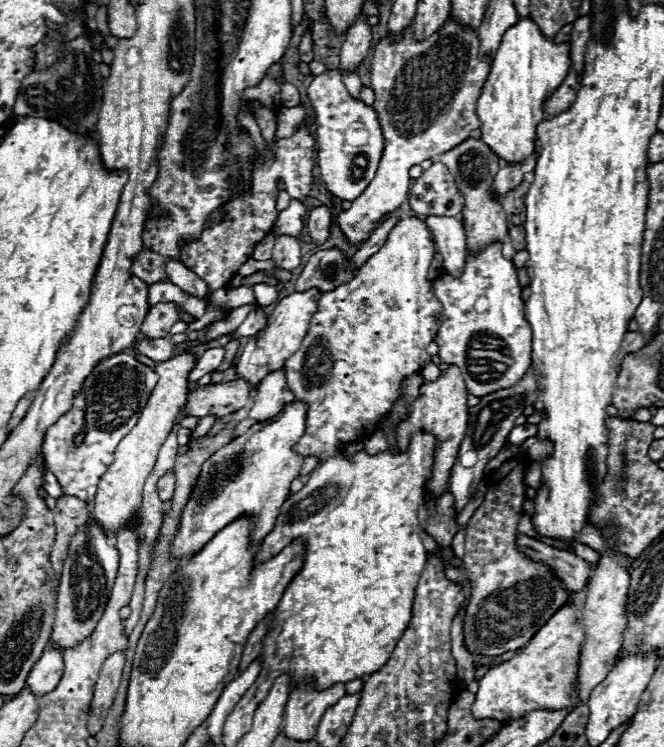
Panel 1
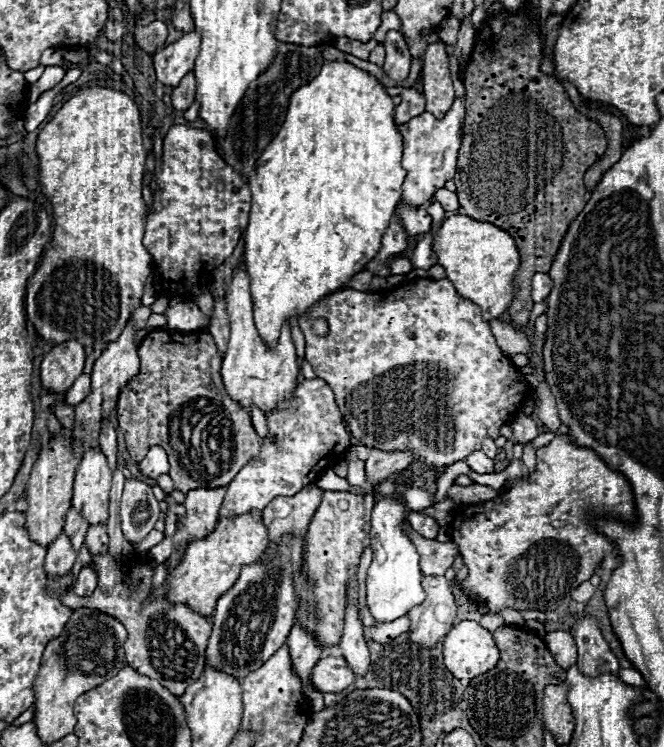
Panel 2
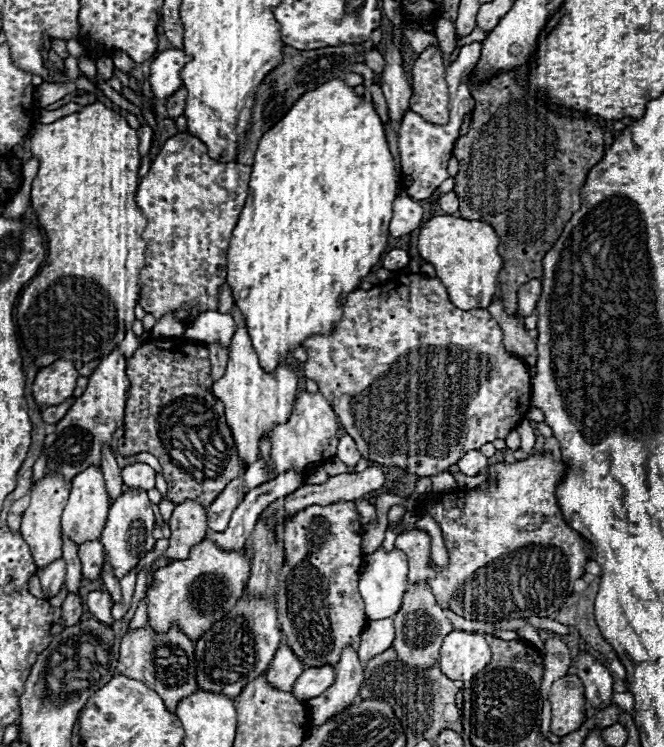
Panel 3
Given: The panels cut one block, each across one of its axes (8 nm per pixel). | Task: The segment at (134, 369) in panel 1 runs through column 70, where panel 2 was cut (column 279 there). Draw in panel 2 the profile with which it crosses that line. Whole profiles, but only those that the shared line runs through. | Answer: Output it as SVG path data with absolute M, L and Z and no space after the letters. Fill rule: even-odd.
M302 380L288 398L286 408L274 408L268 418L268 436L262 438L260 454L254 456L228 484L220 518L262 510L276 496L294 496L304 486L314 484L320 472L342 462L344 450L350 446L350 432L344 426L344 416L336 404L332 388L320 380ZM270 416L270 418L268 418ZM288 420L288 424L284 424ZM284 426L292 426L290 430ZM296 426L296 430L294 430Z

